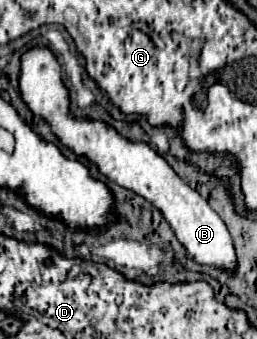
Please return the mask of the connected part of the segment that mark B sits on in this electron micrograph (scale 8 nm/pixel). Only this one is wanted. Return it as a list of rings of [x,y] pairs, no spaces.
[[[32,48],[22,56],[20,92],[28,108],[52,126],[52,132],[60,138],[62,144],[72,148],[76,154],[96,162],[100,172],[106,174],[110,180],[140,194],[156,210],[160,210],[194,262],[198,262],[200,266],[216,266],[234,276],[236,252],[232,236],[222,218],[208,206],[208,202],[196,190],[184,184],[178,174],[168,166],[168,162],[158,156],[148,144],[128,142],[104,122],[72,118],[68,112],[68,90],[62,84],[60,64],[48,48]]]

